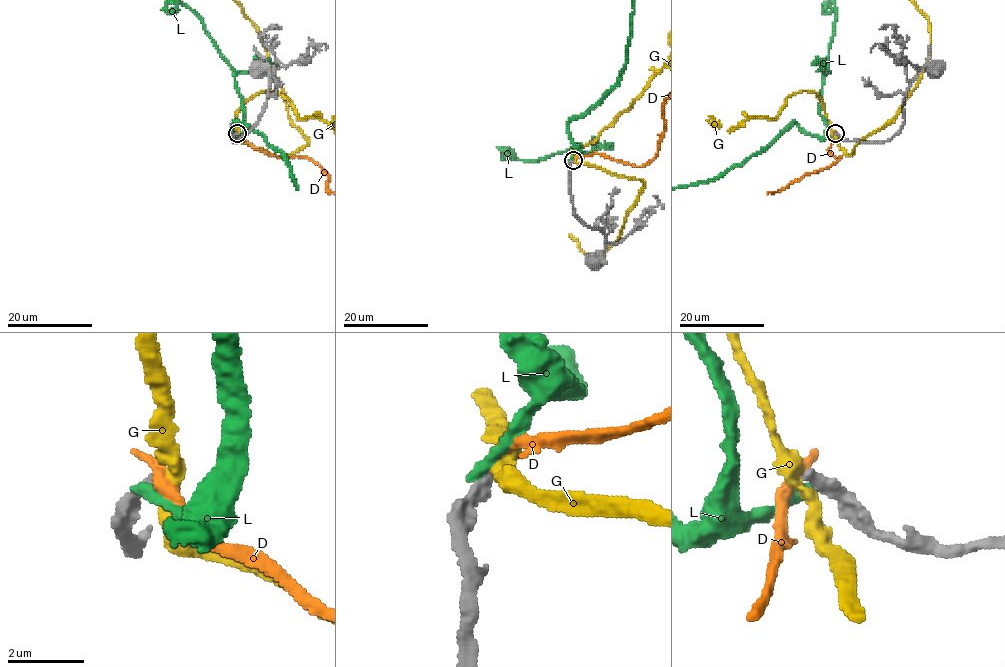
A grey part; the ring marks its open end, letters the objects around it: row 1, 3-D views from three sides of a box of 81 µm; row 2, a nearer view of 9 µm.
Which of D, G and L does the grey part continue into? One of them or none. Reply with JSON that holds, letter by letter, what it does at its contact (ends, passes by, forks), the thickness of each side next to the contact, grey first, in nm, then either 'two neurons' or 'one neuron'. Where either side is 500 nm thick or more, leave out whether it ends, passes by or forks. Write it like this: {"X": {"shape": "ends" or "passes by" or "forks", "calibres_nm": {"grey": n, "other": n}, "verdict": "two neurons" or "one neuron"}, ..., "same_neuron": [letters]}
{"D": {"shape": "ends", "calibres_nm": {"grey": 280, "other": 360}, "verdict": "two neurons"}, "G": {"shape": "passes by", "calibres_nm": {"grey": 280, "other": 380}, "verdict": "two neurons"}, "L": {"shape": "ends", "calibres_nm": {"grey": 360, "other": 320}, "verdict": "two neurons"}, "same_neuron": []}

